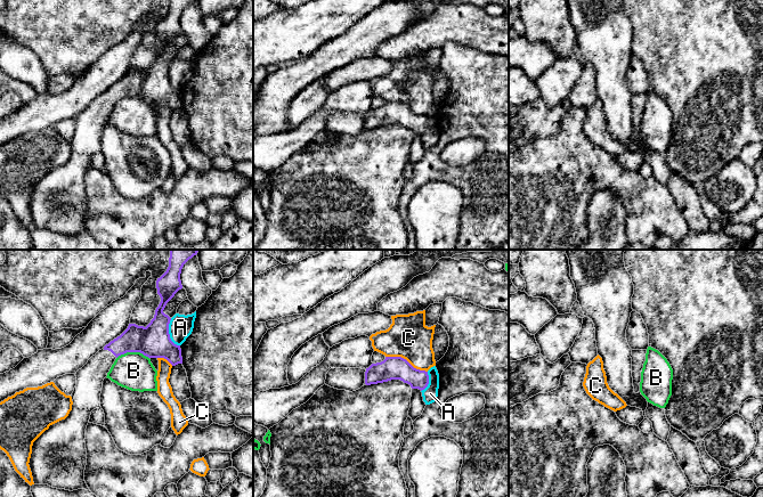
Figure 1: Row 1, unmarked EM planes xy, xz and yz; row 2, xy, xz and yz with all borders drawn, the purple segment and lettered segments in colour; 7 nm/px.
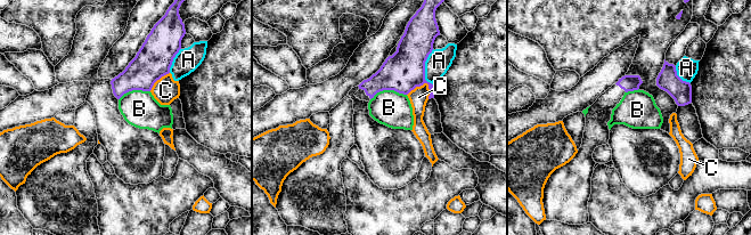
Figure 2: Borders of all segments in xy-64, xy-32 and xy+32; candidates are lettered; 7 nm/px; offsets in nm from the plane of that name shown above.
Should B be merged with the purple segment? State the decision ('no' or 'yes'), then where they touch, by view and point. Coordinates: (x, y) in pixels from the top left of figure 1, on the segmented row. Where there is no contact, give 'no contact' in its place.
no | xy (132, 351)

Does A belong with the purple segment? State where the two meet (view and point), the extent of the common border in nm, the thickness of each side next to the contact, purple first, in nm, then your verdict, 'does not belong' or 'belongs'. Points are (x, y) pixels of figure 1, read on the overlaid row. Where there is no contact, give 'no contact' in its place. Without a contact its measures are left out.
meets purple in xy at (168, 333); contact 220 nm long; 240 nm thick on the purple side, 170 nm on the other; does not belong

